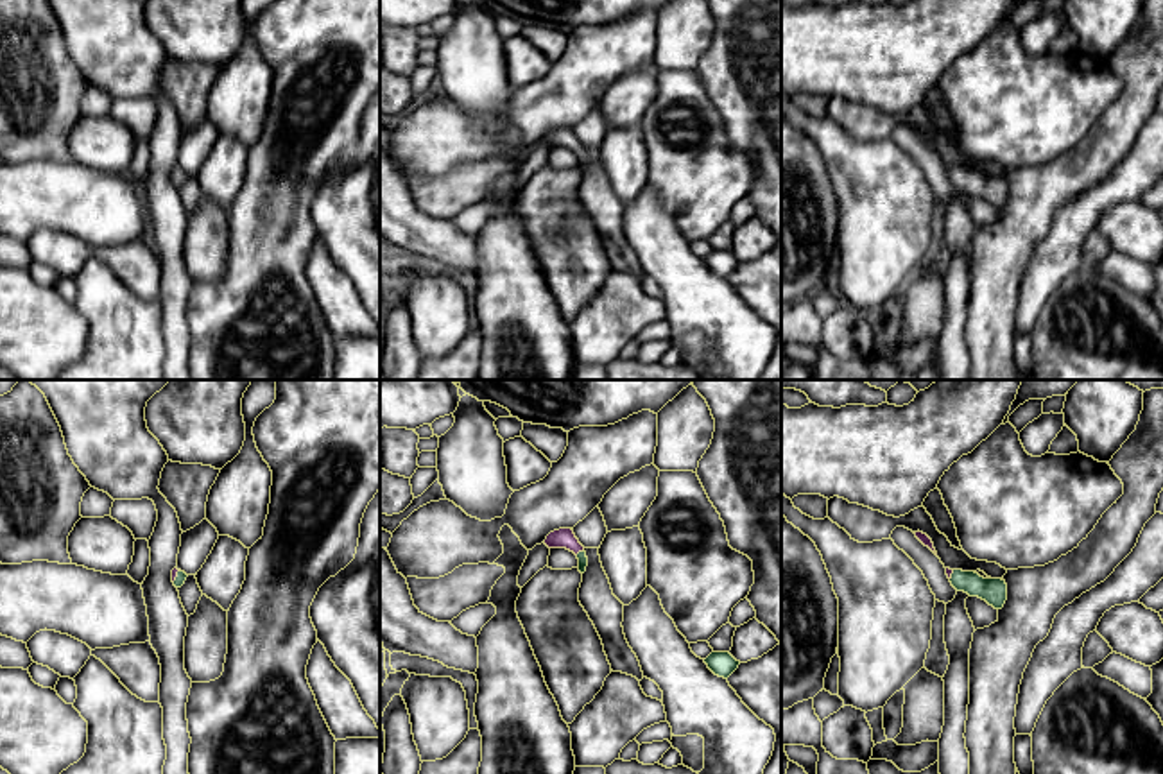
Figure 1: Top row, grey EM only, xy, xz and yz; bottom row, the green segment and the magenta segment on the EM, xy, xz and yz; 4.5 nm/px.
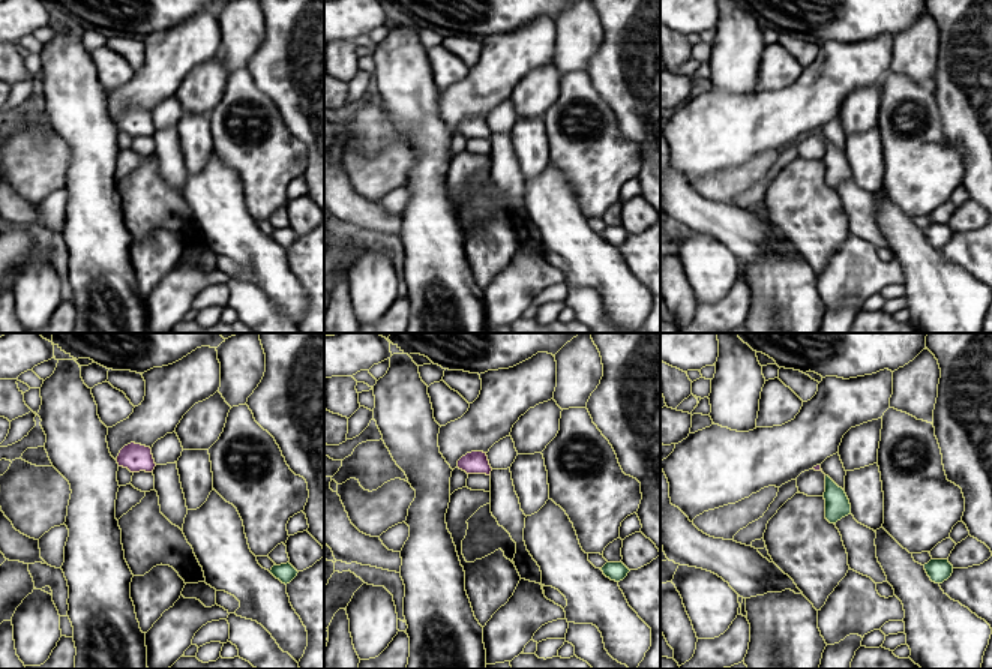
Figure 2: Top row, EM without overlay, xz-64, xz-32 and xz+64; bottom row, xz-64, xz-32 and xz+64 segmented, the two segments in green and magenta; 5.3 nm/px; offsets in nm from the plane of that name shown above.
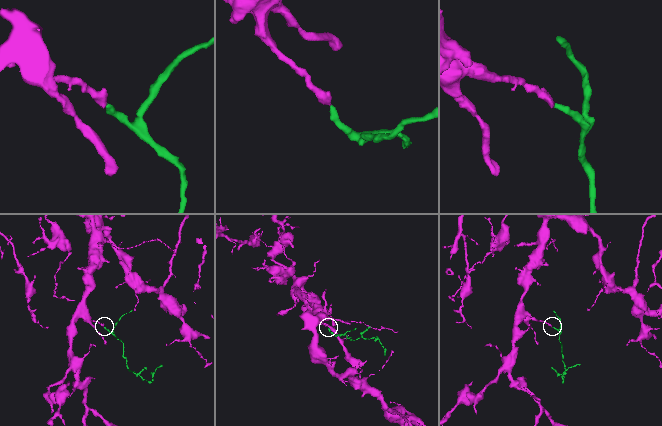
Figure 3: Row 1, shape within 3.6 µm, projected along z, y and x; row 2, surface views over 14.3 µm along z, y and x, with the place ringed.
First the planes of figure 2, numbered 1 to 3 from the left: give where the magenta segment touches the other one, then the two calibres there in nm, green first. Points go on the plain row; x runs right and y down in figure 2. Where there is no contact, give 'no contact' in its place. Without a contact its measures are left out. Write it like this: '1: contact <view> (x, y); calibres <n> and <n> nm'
1: no contact
2: no contact
3: no contact

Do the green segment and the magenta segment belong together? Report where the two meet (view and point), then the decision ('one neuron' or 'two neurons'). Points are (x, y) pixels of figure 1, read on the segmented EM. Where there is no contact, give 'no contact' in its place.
meets green in xy at (178, 576); one neuron

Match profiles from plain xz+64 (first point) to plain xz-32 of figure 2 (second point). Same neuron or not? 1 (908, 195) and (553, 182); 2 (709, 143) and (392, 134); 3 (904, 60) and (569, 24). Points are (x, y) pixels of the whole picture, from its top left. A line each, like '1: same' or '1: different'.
1: different
2: same
3: same

